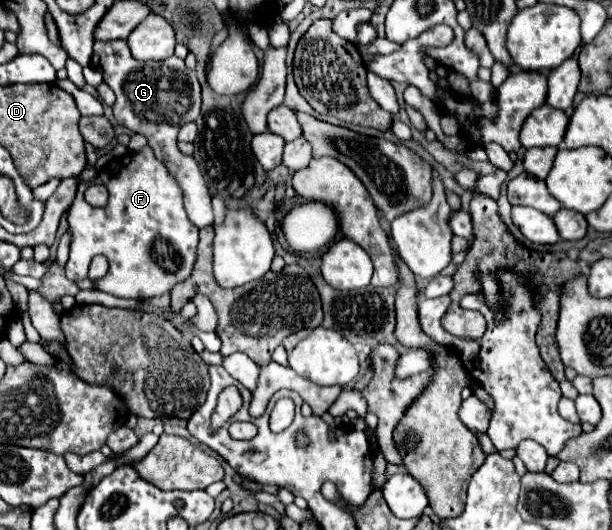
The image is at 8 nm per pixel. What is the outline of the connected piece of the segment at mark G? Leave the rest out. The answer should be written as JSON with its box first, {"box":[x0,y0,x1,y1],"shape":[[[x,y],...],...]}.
{"box":[94,41,214,227],"shape":[[[94,41],[94,57],[98,69],[104,75],[104,83],[116,93],[114,103],[114,117],[120,125],[128,127],[132,133],[140,133],[148,139],[154,155],[166,165],[168,173],[176,179],[184,195],[184,207],[190,221],[196,227],[208,227],[214,221],[212,205],[210,205],[210,191],[204,183],[202,171],[198,163],[180,153],[178,149],[178,131],[182,125],[196,121],[200,115],[200,83],[192,69],[184,65],[182,59],[176,55],[162,59],[162,61],[138,61],[132,57],[128,41]]]}

